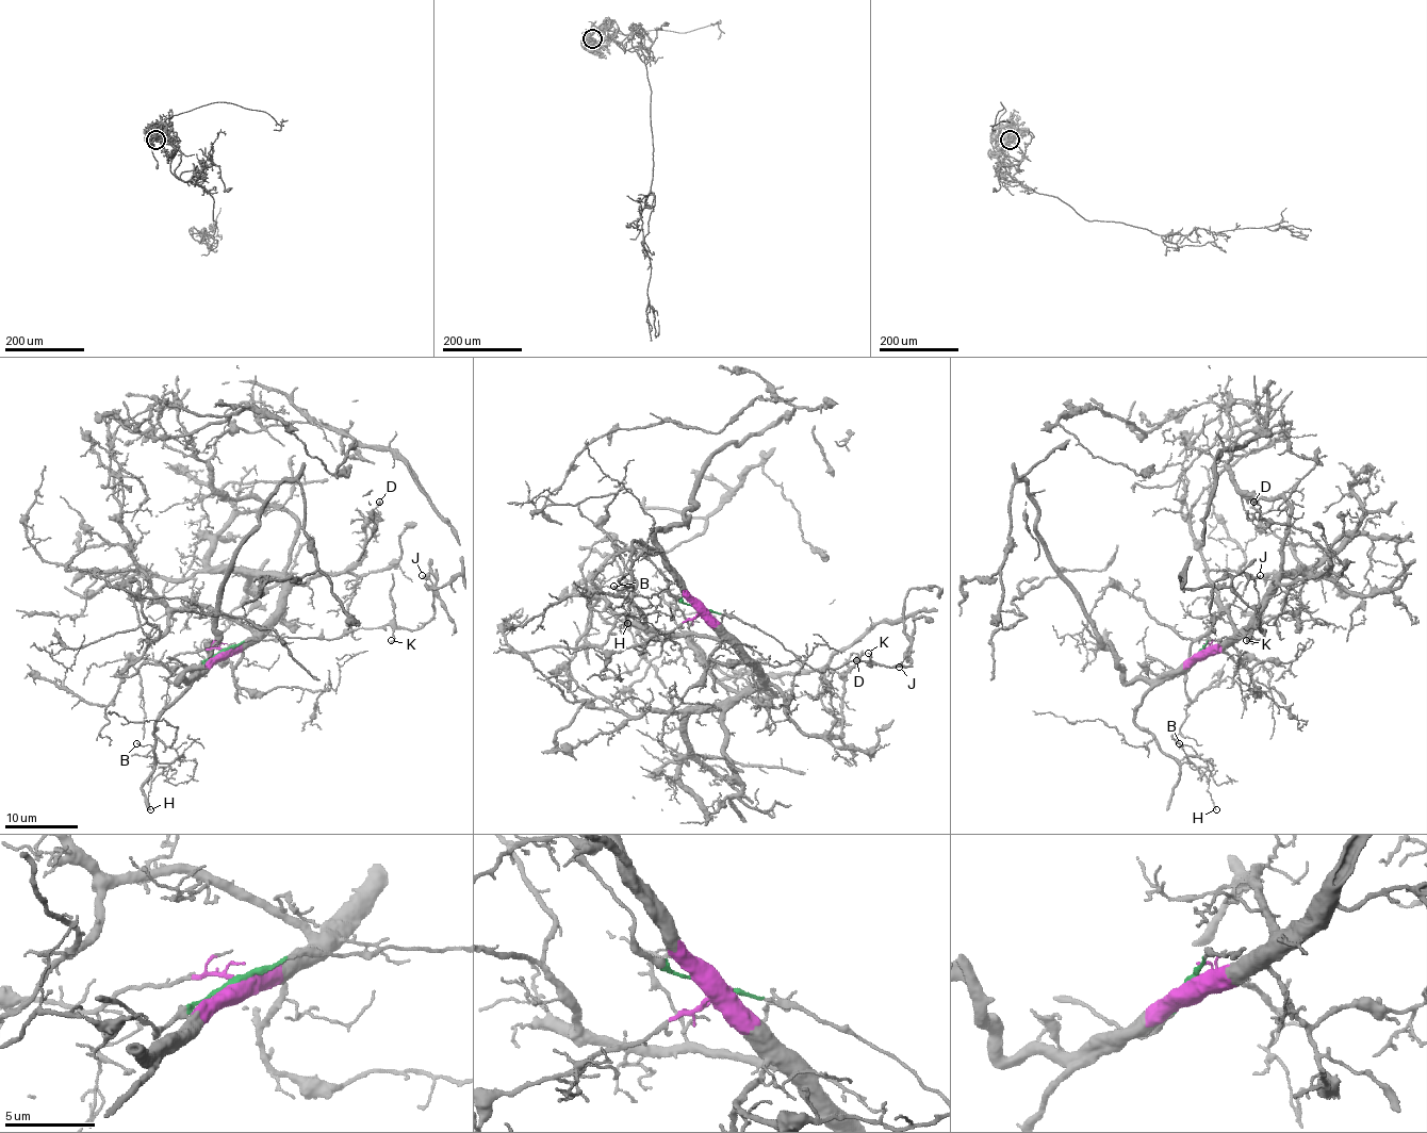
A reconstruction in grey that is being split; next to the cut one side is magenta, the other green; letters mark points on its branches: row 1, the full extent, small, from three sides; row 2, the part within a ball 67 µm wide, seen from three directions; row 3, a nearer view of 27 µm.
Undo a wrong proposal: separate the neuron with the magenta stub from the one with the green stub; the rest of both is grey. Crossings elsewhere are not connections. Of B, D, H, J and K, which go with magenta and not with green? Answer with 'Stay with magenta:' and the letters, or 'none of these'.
Stay with magenta: B, D, H

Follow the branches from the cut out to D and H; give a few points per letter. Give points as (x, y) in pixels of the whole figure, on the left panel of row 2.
D: (223, 652), (246, 641), (282, 605), (292, 587), (325, 574), (346, 572), (362, 554), (366, 523), (379, 501)
H: (223, 652), (157, 721), (157, 761), (148, 795), (149, 808)

